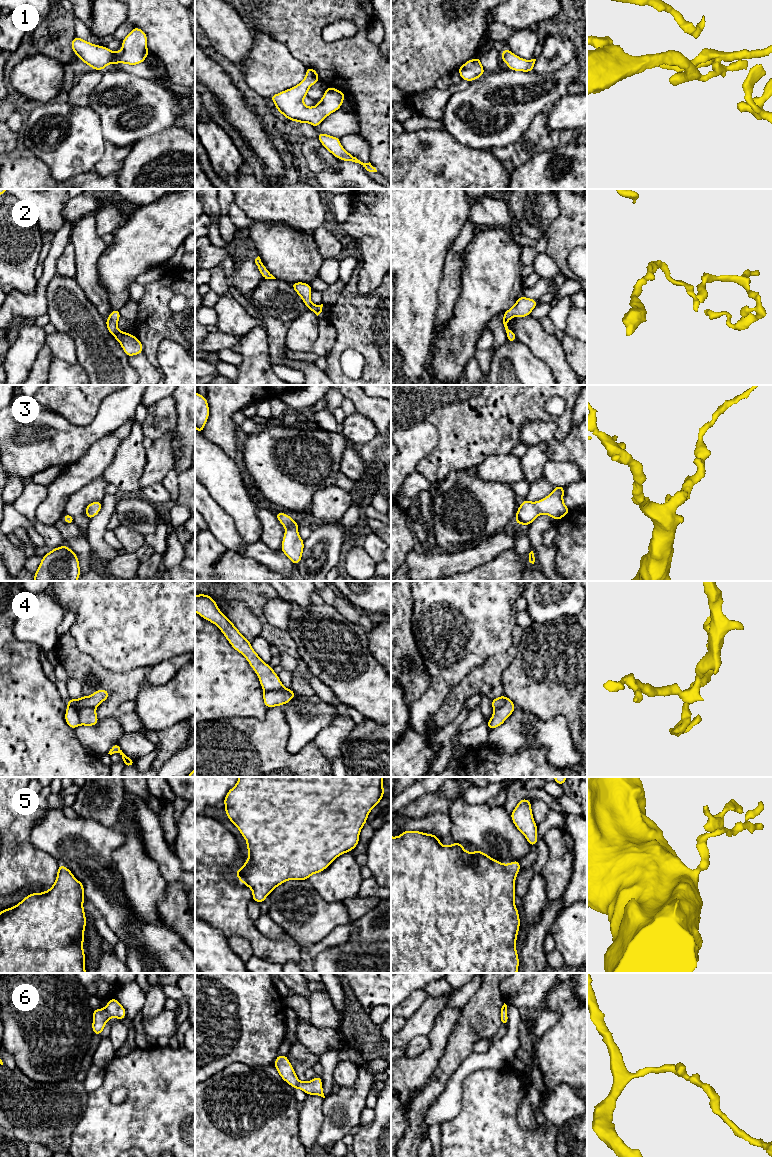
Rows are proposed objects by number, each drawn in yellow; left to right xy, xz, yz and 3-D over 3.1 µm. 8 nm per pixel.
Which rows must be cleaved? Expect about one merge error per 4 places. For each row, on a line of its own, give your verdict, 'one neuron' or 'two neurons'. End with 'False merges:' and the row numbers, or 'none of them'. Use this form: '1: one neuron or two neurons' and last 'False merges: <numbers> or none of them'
1: one neuron
2: two neurons
3: one neuron
4: two neurons
5: one neuron
6: one neuron
False merges: 2, 4

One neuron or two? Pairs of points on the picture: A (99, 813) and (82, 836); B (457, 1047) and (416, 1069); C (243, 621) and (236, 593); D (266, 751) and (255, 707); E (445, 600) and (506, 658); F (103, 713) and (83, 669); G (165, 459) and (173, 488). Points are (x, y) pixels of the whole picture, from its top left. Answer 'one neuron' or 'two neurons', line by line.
A: two neurons
B: two neurons
C: two neurons
D: two neurons
E: two neurons
F: one neuron
G: two neurons

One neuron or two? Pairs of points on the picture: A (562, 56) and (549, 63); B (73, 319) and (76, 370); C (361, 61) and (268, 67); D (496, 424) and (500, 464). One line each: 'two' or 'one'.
A: one
B: two
C: two
D: two

